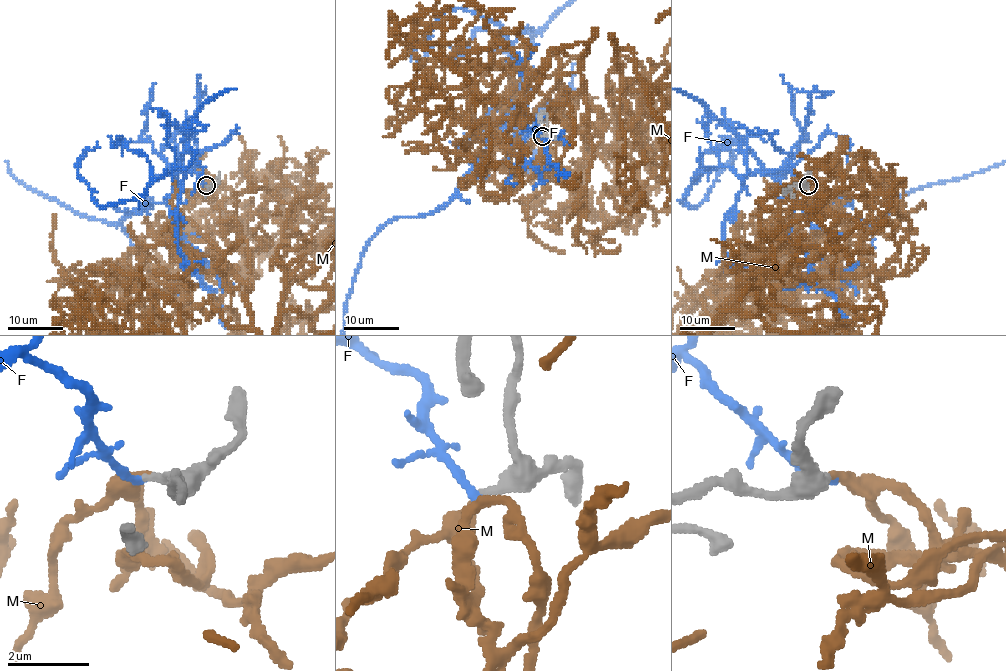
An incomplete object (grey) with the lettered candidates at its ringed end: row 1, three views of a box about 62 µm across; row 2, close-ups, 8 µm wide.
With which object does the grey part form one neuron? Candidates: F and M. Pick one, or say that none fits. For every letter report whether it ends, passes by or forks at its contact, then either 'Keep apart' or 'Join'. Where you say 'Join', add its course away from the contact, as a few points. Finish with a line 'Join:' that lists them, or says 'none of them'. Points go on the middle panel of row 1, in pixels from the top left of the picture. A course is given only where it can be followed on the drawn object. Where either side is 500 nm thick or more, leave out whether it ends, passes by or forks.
F: It ends there. Keep apart
M: It ends there. Join
Join: M

